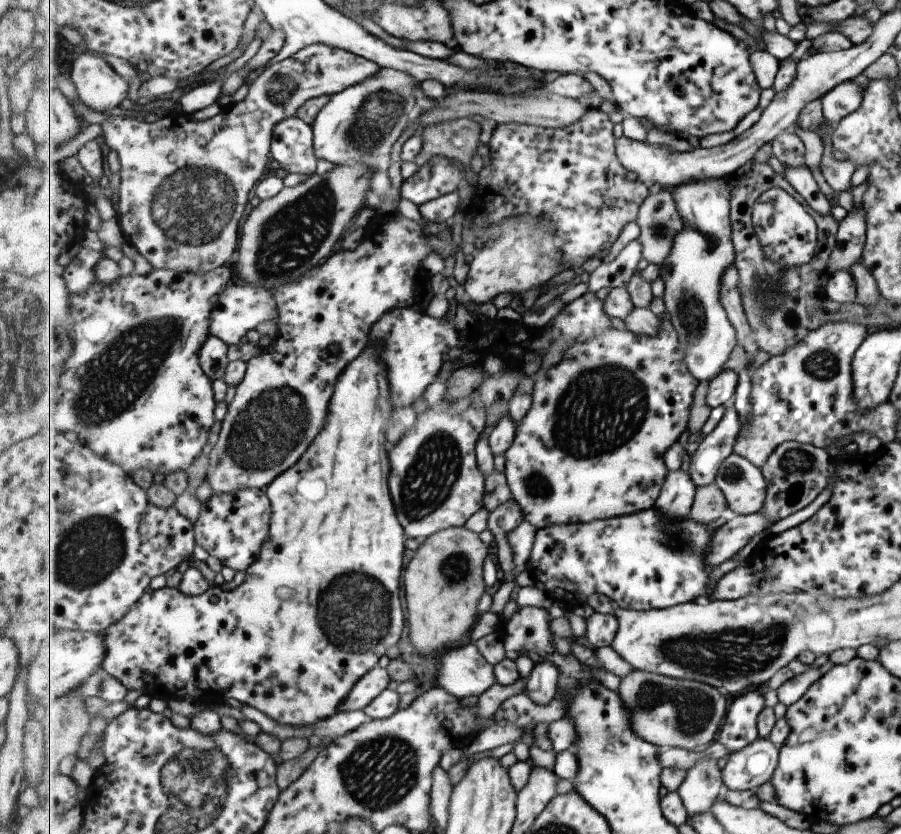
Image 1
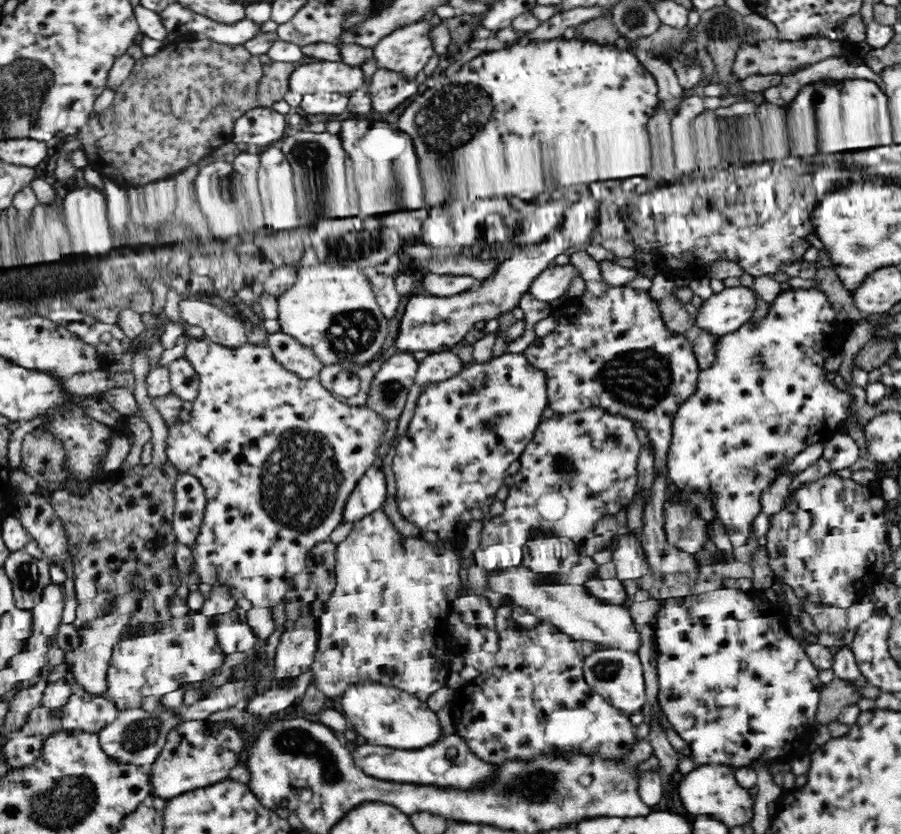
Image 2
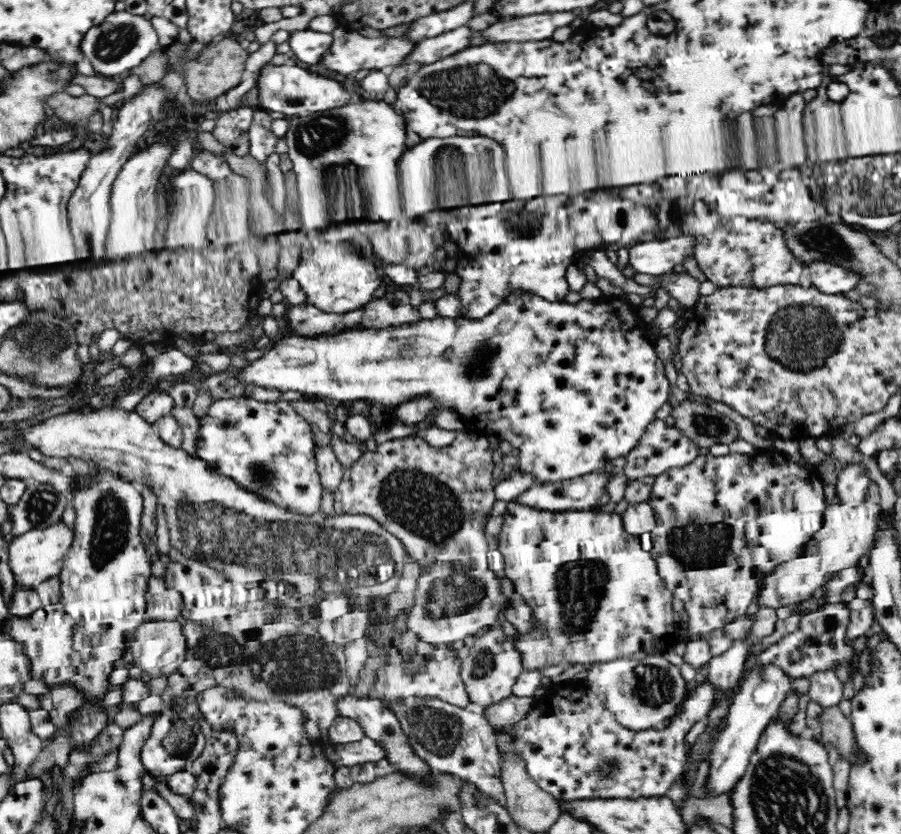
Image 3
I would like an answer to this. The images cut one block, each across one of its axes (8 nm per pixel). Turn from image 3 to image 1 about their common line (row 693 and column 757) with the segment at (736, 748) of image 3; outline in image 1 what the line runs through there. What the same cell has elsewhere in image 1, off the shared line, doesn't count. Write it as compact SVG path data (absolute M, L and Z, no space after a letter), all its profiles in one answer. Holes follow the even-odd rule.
M759 736L743 750L730 754L722 770L724 789L757 791L771 781L779 766L780 751L771 738Z

